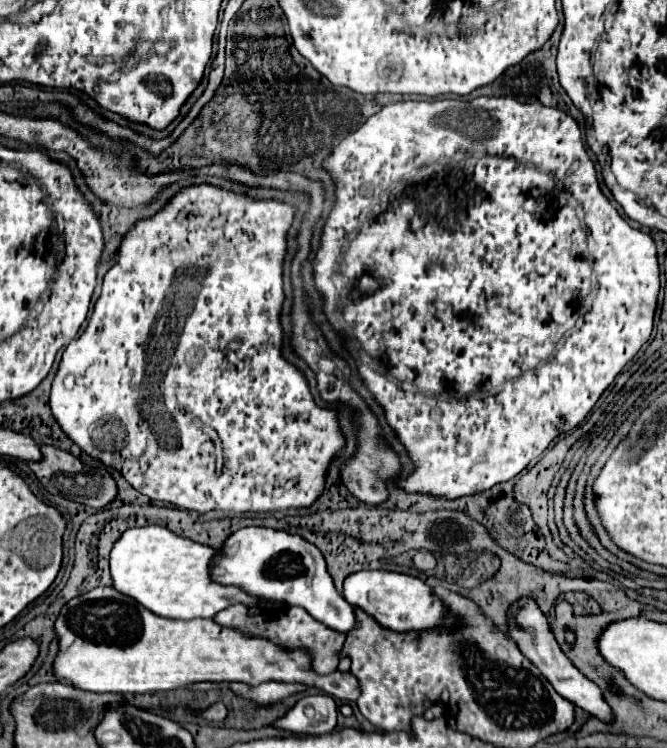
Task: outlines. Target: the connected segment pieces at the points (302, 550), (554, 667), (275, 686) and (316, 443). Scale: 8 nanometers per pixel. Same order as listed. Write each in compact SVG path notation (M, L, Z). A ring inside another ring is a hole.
M241 528L229 536L227 542L227 552L217 558L211 570L215 582L235 584L245 592L261 594L263 598L277 598L277 602L285 602L289 606L301 606L333 630L349 632L353 628L355 612L341 592L337 592L317 546L301 536L273 528ZM229 546L235 550L231 552Z
M525 598L525 602L521 602L521 606L515 612L515 624L509 626L509 630L513 630L513 640L517 642L519 650L541 670L541 674L555 686L555 690L569 700L571 704L583 708L585 712L593 714L597 720L601 722L613 722L613 710L607 704L601 688L589 680L587 676L583 676L565 654L561 654L561 648L557 646L553 634L549 634L549 624L545 622L545 614L541 614L541 610L537 610L537 604L531 598Z
M267 682L265 686L241 686L241 684L227 684L235 694L241 694L243 698L257 698L257 702L277 702L281 698L287 698L289 694L303 692L305 686L281 686L281 682Z
M209 184L189 186L181 190L159 214L151 220L141 220L121 242L117 264L105 274L103 296L97 300L91 320L85 332L73 340L59 364L55 380L51 386L51 411L55 420L67 436L79 444L87 454L101 460L107 466L117 468L123 478L141 494L151 500L169 502L177 508L193 510L199 514L219 510L219 512L271 512L289 508L307 508L315 498L321 496L325 484L325 472L331 458L343 448L345 440L339 432L337 412L321 408L313 402L303 374L293 368L285 358L281 358L281 304L283 304L283 258L287 252L287 230L293 222L295 208L275 202L275 200L251 200L245 194L227 192ZM227 350L243 356L243 370L237 370L227 362ZM141 410L153 412L151 418L143 416ZM215 442L221 442L221 452Z

